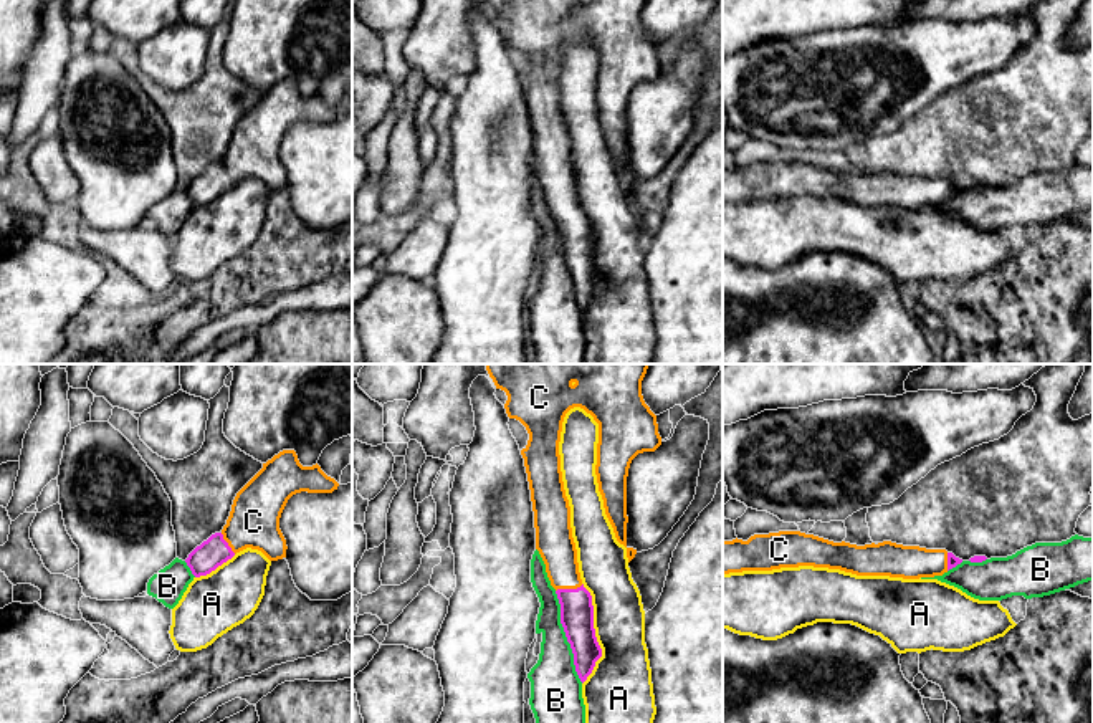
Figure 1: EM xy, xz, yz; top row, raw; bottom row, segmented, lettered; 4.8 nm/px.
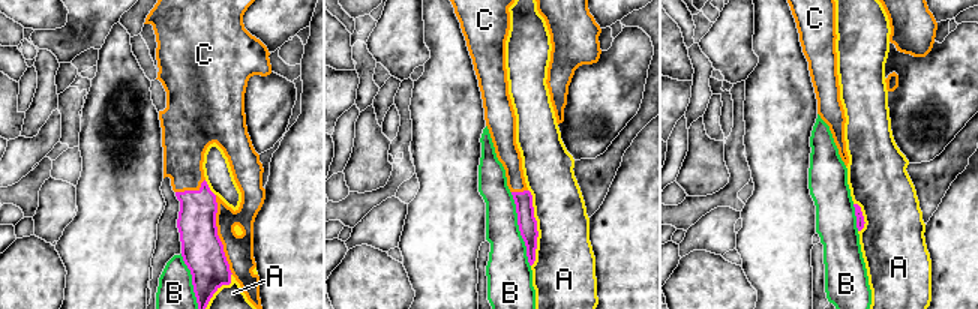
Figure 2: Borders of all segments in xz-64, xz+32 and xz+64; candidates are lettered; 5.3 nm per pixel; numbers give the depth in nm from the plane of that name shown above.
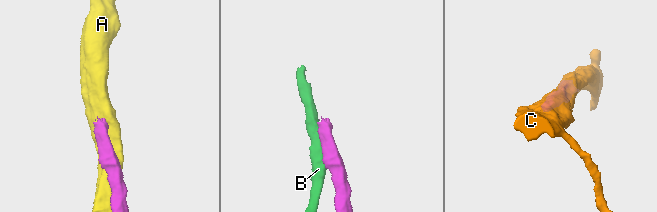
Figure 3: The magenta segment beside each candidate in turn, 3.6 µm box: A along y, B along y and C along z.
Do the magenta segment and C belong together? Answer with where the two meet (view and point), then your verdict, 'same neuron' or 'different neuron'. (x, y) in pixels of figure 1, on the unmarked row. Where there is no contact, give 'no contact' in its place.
meets magenta in xz at (569, 219); same neuron

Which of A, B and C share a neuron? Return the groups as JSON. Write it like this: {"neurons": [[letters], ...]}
{"neurons": [["A"], ["B"], ["C"]]}

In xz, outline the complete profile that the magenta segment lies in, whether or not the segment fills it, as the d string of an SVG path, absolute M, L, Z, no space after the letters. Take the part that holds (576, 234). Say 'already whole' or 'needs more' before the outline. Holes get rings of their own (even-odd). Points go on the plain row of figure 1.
needs more; M488 0L488 3L496 18L508 25L504 33L508 46L519 50L529 63L521 84L531 119L536 179L546 194L551 215L556 218L561 233L561 253L574 283L575 301L584 313L602 286L602 278L594 258L592 225L584 217L579 202L570 136L562 111L559 84L562 51L570 38L580 36L599 53L595 94L599 121L615 167L627 177L627 106L630 93L638 83L655 81L661 74L656 45L642 25L642 10L647 0Z

